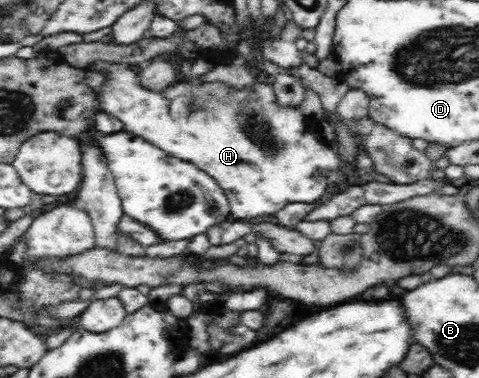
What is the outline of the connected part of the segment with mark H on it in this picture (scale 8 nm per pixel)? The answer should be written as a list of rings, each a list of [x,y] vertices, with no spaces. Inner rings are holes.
[[[93,60],[86,68],[103,75],[103,83],[96,88],[99,108],[104,113],[119,119],[125,131],[131,131],[155,147],[189,161],[199,170],[207,173],[224,191],[230,205],[230,215],[236,219],[255,219],[257,216],[266,220],[288,203],[317,203],[323,195],[335,192],[345,193],[356,186],[369,183],[367,177],[378,173],[372,155],[367,147],[362,148],[359,158],[361,181],[352,183],[350,173],[341,164],[341,155],[331,147],[317,140],[316,134],[308,129],[308,121],[299,108],[279,108],[275,104],[272,82],[268,79],[258,80],[251,89],[236,89],[227,83],[185,82],[179,81],[163,95],[151,95],[137,81],[137,73],[128,65],[107,60]]]

